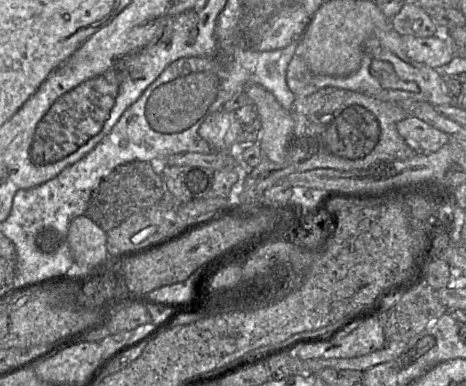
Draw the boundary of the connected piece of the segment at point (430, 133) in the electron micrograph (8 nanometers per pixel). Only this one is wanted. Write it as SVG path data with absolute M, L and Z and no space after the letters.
M408 116L401 120L396 128L399 135L417 153L435 152L450 141L446 133L415 117Z

